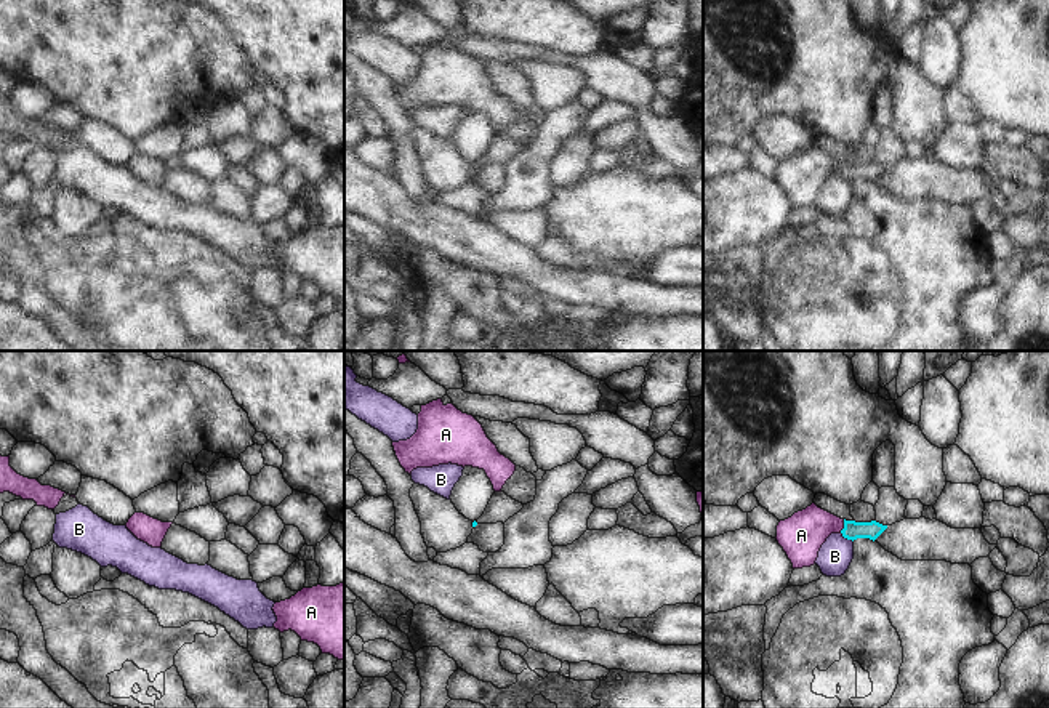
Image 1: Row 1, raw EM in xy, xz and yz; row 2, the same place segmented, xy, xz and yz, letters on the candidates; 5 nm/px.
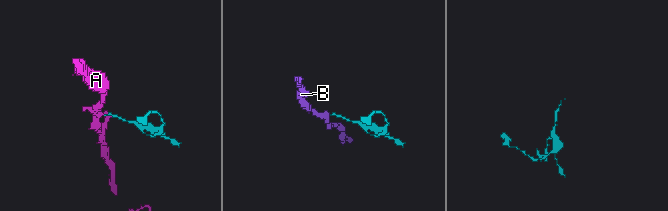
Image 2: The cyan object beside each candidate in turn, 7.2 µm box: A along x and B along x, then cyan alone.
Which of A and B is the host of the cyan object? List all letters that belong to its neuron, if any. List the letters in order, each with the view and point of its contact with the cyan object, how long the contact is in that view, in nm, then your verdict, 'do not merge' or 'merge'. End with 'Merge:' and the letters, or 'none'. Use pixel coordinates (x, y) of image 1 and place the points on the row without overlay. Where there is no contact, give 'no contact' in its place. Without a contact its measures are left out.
A: yz (844, 167) | 80 nm | merge
B: yz (846, 178) | 80 nm | do not merge
Merge: A

